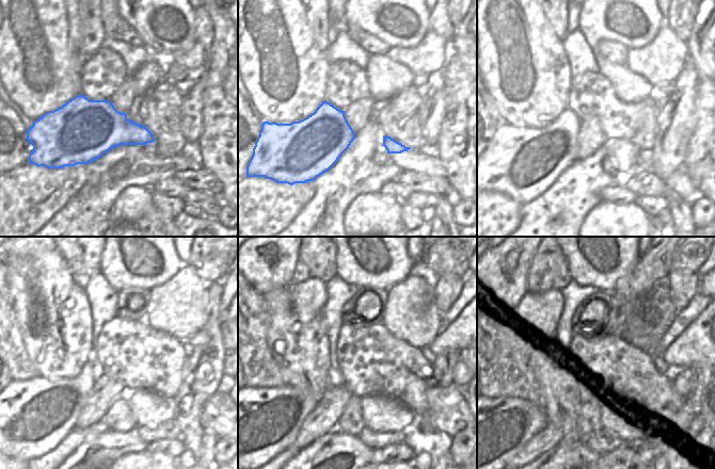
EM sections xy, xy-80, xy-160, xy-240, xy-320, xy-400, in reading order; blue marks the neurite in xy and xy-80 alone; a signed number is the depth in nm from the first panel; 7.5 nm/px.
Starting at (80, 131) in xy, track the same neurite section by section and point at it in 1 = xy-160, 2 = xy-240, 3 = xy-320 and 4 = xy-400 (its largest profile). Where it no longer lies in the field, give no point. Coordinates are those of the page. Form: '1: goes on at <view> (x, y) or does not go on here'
1: goes on at xy-160 (522, 163)
2: goes on at xy-240 (28, 419)
3: goes on at xy-320 (259, 423)
4: goes on at xy-400 (498, 429)

